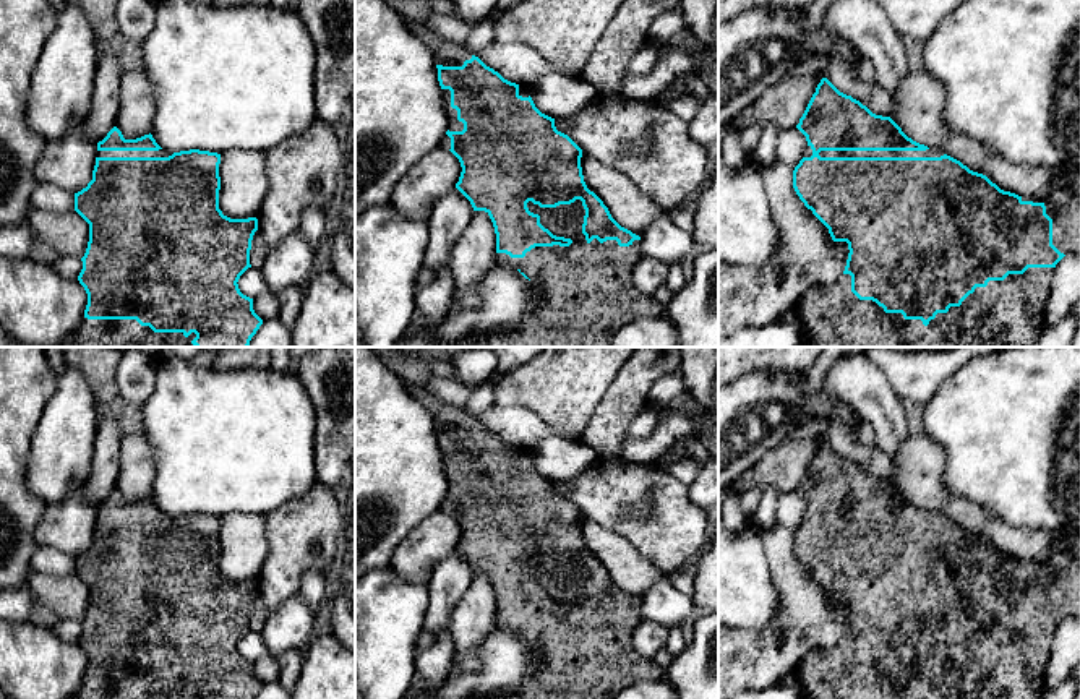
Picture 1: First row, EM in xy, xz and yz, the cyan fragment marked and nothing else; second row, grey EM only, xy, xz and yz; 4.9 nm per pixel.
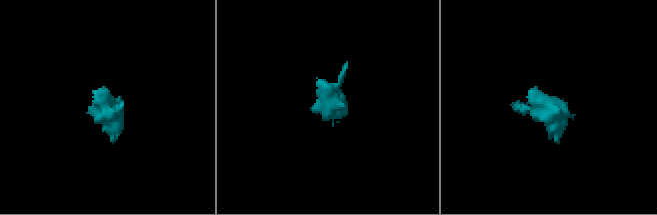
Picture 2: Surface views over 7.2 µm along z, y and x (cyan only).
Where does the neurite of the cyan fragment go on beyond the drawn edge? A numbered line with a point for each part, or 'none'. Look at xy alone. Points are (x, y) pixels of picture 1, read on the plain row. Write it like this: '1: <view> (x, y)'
1: xy (162, 516)
2: xy (88, 690)

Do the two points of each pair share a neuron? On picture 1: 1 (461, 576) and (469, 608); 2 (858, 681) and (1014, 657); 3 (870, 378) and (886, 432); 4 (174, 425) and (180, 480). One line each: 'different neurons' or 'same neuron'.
1: different neurons
2: same neuron
3: same neuron
4: same neuron

